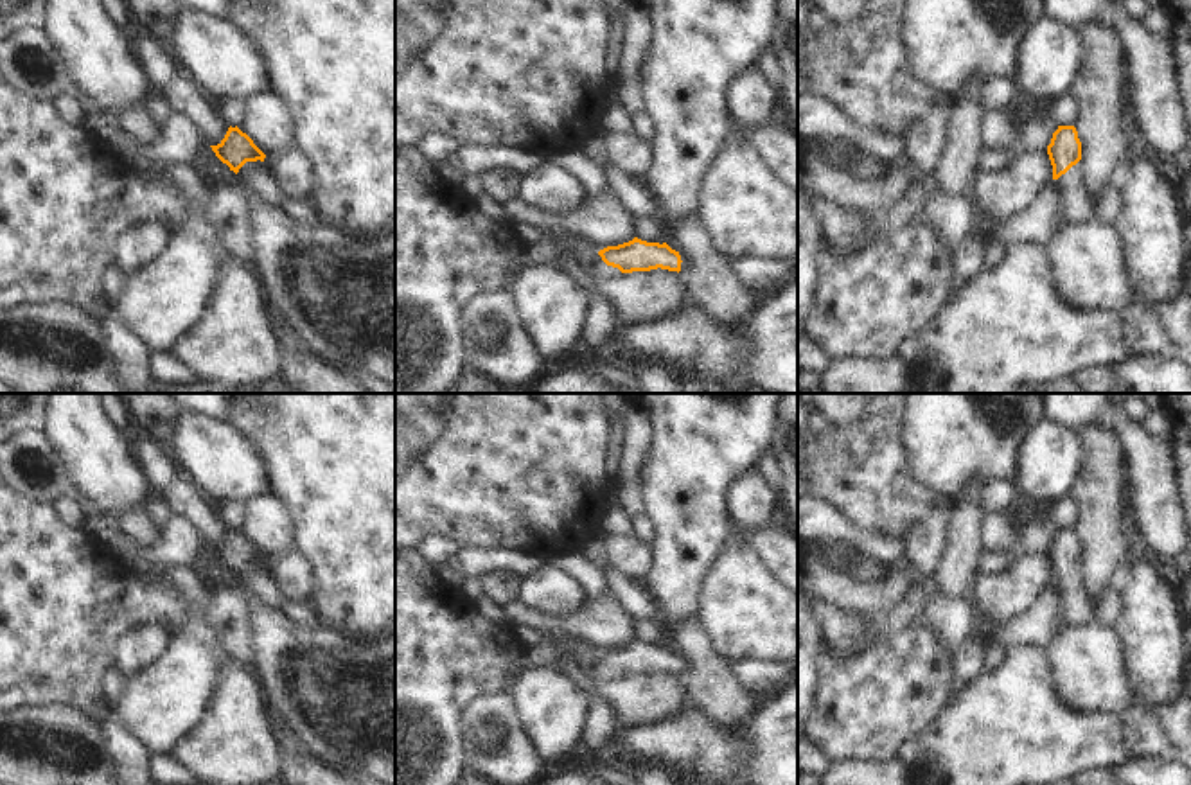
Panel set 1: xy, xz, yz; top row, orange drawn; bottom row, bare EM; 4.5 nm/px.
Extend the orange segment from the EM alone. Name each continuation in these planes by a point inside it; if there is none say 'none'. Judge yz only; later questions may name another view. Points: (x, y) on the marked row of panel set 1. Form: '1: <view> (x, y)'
1: yz (1080, 205)

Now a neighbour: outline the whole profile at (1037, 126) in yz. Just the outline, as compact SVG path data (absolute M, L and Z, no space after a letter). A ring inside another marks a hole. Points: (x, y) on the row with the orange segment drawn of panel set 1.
M1033 110L1020 119L1020 151L1047 151L1058 126L1060 124L1049 113Z

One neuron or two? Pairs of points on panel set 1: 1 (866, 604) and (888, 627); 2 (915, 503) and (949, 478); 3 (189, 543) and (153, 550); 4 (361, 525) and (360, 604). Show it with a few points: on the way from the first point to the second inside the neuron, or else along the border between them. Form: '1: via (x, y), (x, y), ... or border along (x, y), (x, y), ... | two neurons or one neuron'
1: border along (906, 582), (906, 593), (886, 615) | two neurons
2: border along (908, 457), (911, 475), (935, 493) | two neurons
3: via (180, 543), (162, 550) | one neuron
4: via (361, 545), (361, 584) | one neuron

